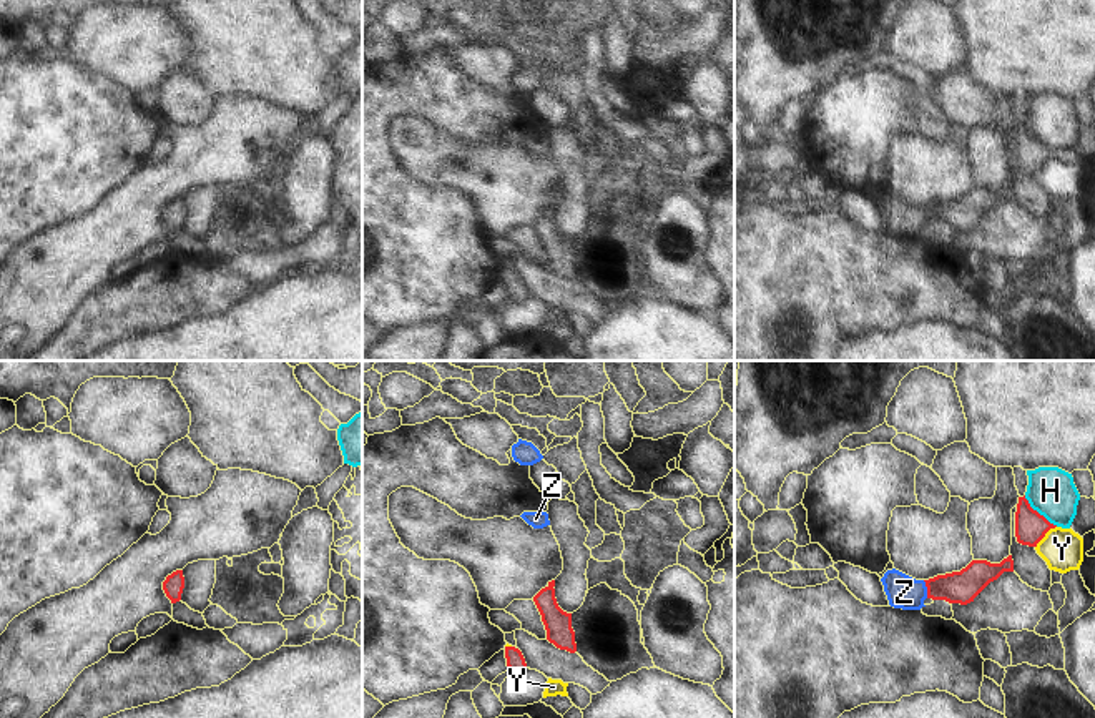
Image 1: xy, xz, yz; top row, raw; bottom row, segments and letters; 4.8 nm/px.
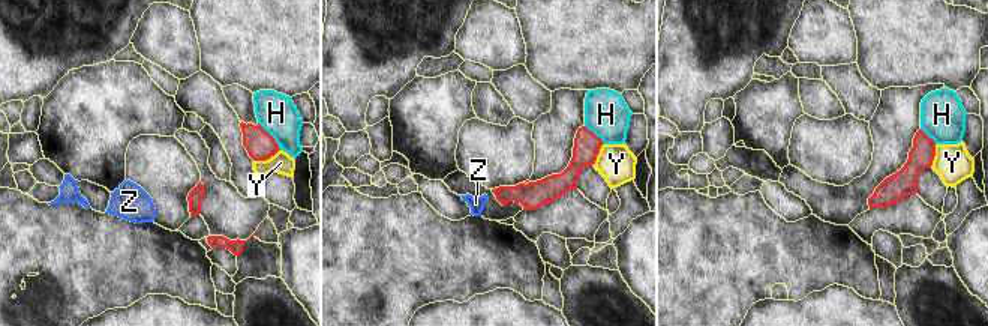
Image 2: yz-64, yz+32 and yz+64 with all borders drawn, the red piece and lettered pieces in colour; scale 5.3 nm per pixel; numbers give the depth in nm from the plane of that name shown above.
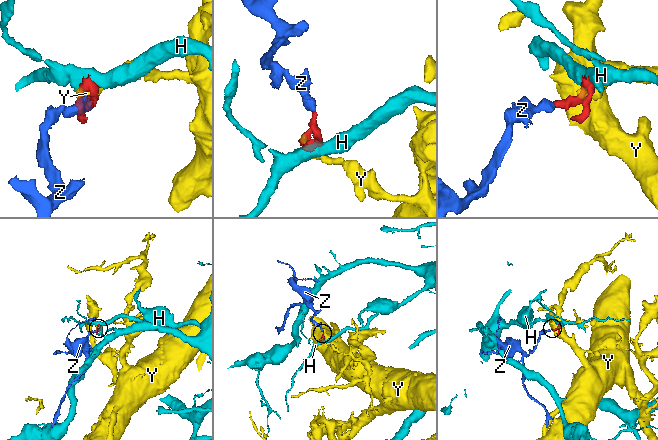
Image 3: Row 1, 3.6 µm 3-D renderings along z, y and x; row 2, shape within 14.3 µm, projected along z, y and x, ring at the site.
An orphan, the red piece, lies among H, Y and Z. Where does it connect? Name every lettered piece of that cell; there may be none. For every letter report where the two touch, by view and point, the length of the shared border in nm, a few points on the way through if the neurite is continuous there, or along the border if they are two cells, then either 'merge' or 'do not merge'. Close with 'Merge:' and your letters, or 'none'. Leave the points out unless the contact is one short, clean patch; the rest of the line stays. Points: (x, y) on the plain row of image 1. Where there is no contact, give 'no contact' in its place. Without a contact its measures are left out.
H: contact yz (1037, 140); length 220 nm; border yz (1024, 123), (1034, 137), (1057, 153); do not merge
Y: contact yz (1044, 163); length 150 nm; border yz (1055, 153), (1036, 175); do not merge
Z: contact yz (928, 216); length 90 nm; way yz (961, 215), (928, 216), (904, 220); merge
Merge: Z

